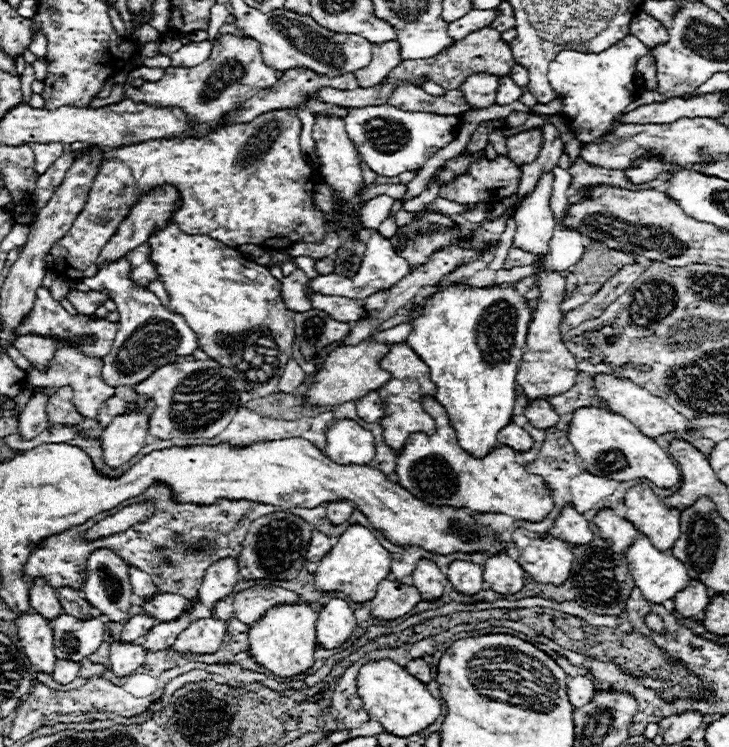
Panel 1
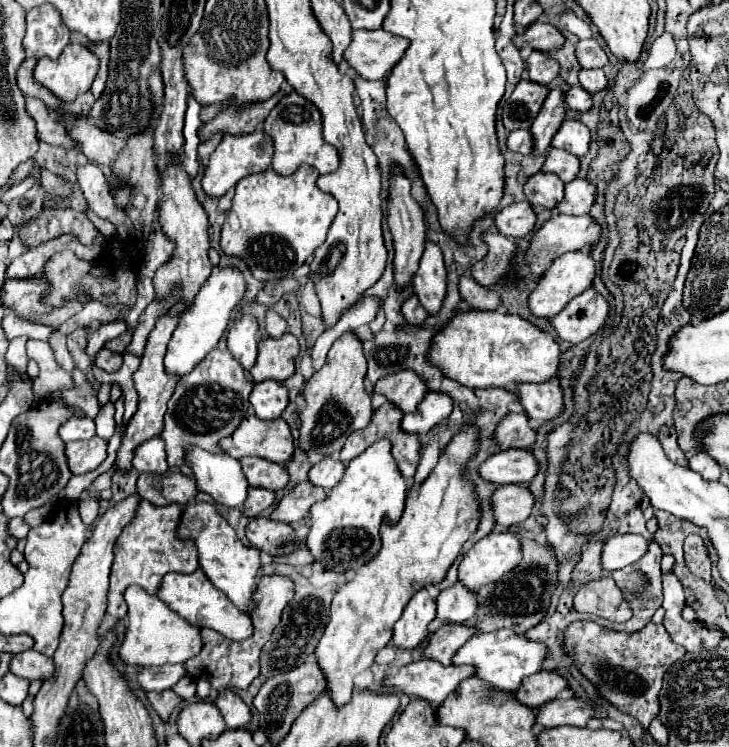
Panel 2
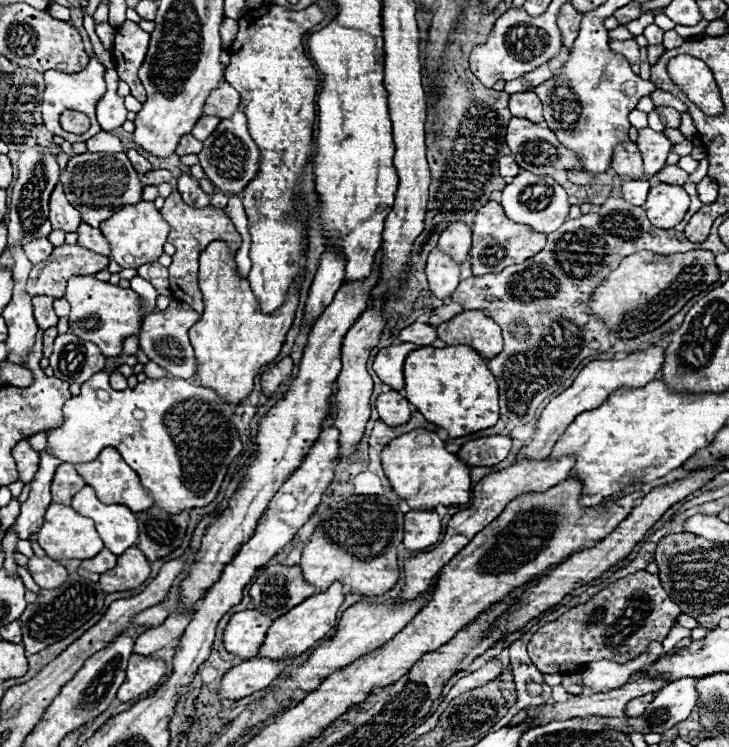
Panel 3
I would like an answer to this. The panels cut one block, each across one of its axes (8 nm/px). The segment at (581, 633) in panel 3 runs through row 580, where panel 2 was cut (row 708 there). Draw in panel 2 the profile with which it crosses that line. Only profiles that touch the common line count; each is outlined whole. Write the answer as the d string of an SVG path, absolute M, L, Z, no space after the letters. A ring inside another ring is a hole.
M578 620L566 628L564 636L564 652L582 672L582 676L594 684L596 692L620 712L634 716L642 728L648 730L650 722L658 716L660 710L658 694L664 672L672 662L680 660L686 650L670 640L662 624L654 622L648 622L642 630L628 634L598 626L590 620Z

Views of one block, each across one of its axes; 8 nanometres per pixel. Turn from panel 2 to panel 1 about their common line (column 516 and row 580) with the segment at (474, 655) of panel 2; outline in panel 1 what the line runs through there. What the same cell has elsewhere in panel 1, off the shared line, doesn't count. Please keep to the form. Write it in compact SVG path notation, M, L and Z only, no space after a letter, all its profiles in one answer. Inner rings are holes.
M640 534L634 540L634 544L624 552L624 556L626 556L626 562L628 562L628 570L634 578L634 584L640 588L642 596L650 602L662 604L664 600L674 598L674 594L690 582L686 566L682 562L678 562L678 558L674 558L670 552L660 552L658 548L654 548L652 542L644 534Z

